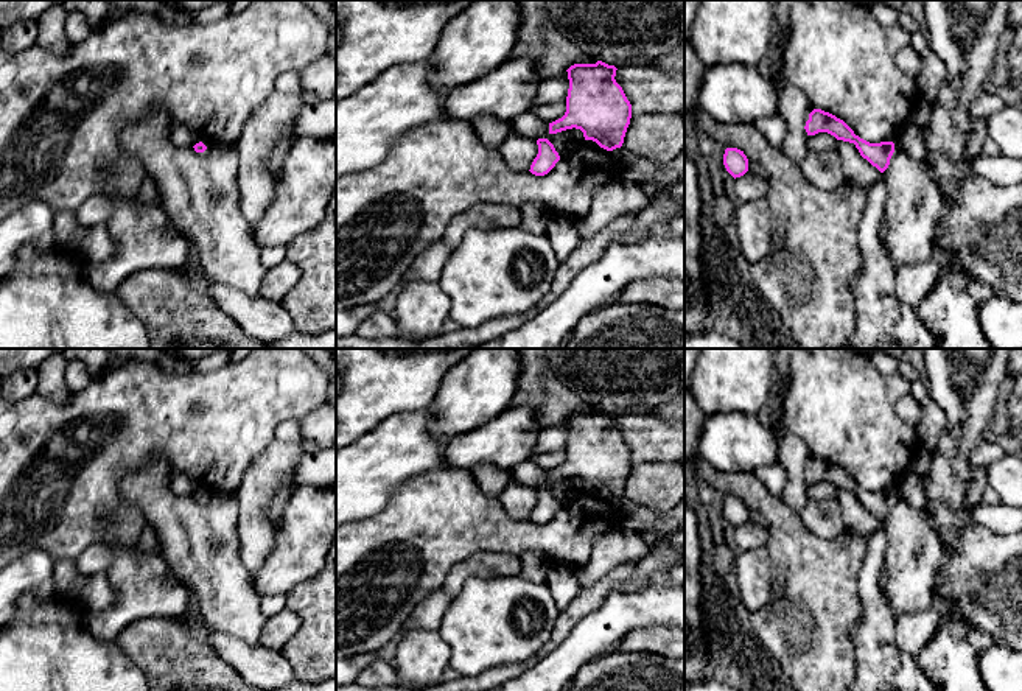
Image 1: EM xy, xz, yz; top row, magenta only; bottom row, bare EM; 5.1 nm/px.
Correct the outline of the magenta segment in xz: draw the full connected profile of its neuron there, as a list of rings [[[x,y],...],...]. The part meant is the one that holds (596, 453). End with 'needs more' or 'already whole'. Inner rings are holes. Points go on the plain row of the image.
[[[602,409],[574,412],[568,420],[566,461],[549,472],[549,482],[580,478],[585,489],[613,500],[621,496],[632,467],[632,453],[616,431],[616,416]]]; already whole

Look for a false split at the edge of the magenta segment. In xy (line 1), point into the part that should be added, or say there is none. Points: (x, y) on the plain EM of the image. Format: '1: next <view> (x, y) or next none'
1: next none

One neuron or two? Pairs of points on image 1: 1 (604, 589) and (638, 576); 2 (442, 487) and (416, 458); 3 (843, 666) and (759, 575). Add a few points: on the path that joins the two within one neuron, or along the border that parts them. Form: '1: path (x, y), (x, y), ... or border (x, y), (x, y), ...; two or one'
1: border (636, 564), (635, 570), (613, 590); two
2: border (444, 467), (422, 472), (397, 489); two
3: border (769, 551), (770, 599), (752, 613); two

